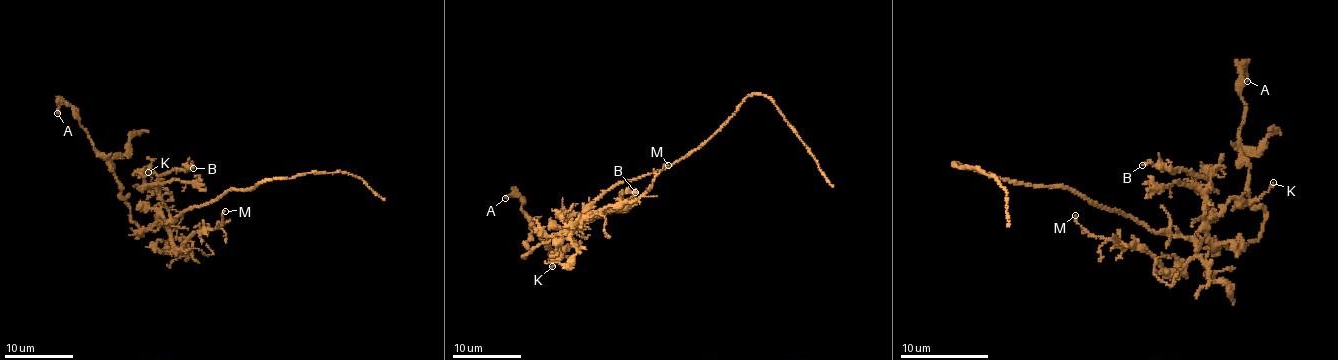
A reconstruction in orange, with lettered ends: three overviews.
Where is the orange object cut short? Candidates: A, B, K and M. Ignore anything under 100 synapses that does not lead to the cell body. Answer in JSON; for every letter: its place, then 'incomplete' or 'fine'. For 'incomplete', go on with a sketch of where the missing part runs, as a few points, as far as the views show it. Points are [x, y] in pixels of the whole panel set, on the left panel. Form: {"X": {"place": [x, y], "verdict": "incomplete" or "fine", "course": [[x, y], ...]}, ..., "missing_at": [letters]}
{"A": {"place": [57, 113], "verdict": "fine"}, "B": {"place": [193, 168], "verdict": "fine"}, "K": {"place": [148, 172], "verdict": "fine"}, "M": {"place": [225, 211], "verdict": "fine"}, "missing_at": []}

